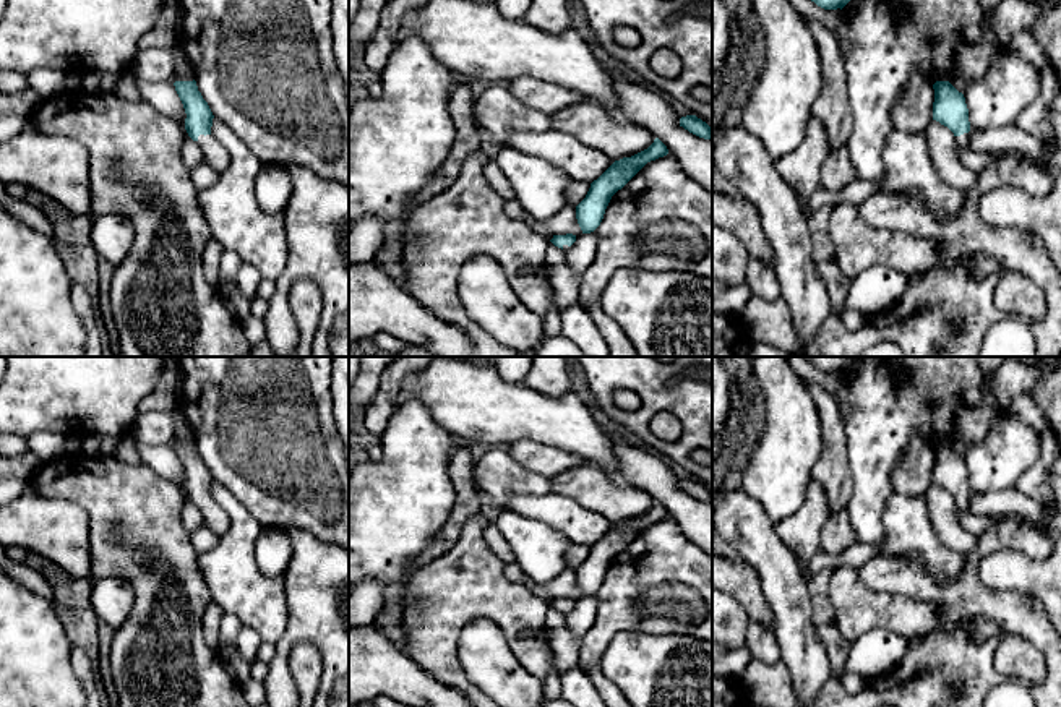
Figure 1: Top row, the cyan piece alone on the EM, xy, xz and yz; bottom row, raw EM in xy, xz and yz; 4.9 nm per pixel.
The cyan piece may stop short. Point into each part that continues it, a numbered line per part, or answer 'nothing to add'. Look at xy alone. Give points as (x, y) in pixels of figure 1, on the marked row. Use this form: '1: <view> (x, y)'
1: xy (213, 151)

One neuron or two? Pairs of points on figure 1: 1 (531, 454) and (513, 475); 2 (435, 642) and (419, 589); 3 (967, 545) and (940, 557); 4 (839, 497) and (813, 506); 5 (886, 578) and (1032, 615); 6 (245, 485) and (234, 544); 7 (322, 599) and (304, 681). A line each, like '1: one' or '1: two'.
1: two
2: one
3: two
4: two
5: one
6: two
7: two

